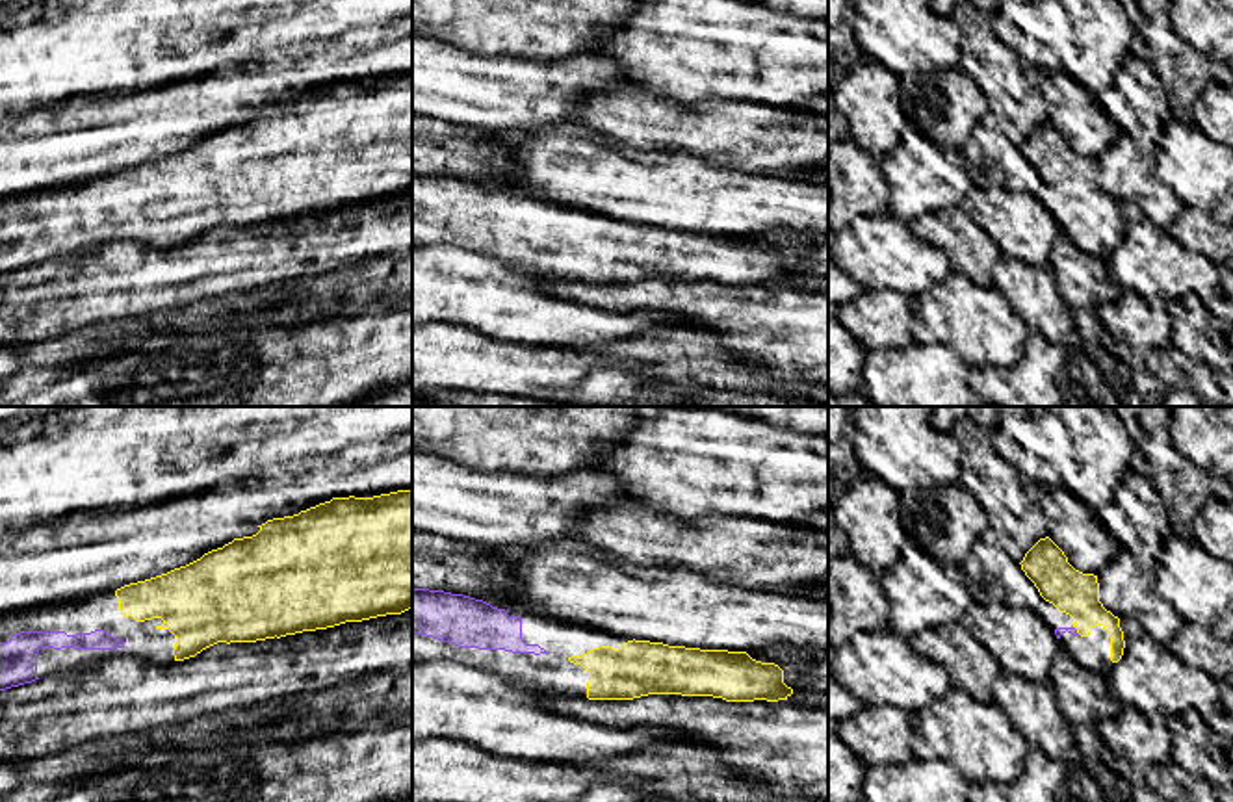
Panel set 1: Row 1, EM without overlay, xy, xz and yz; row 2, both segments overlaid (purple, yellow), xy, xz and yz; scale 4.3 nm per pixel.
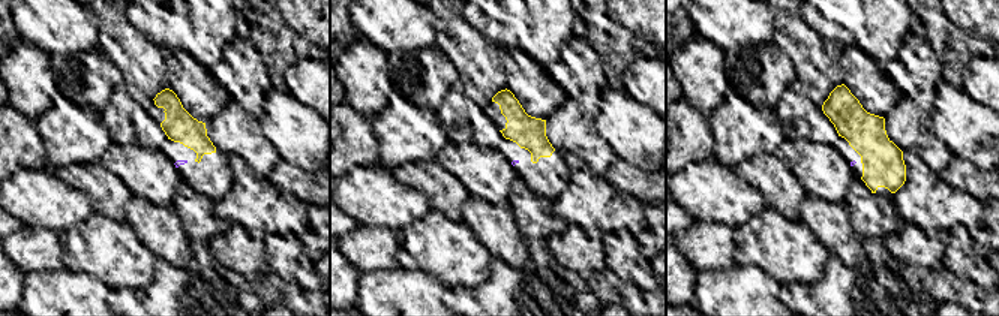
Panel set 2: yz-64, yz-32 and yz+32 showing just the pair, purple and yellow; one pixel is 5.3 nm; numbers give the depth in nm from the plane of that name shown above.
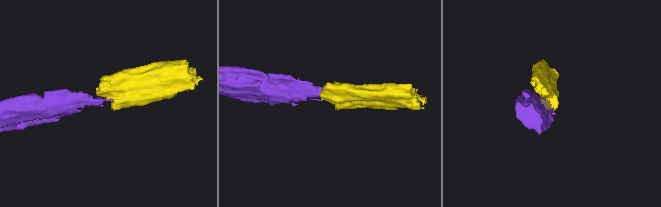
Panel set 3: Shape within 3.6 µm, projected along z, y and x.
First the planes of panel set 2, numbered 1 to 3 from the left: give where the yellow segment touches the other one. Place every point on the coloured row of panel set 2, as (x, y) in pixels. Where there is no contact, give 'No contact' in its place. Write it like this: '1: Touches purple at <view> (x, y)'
1: No contact
2: No contact
3: No contact

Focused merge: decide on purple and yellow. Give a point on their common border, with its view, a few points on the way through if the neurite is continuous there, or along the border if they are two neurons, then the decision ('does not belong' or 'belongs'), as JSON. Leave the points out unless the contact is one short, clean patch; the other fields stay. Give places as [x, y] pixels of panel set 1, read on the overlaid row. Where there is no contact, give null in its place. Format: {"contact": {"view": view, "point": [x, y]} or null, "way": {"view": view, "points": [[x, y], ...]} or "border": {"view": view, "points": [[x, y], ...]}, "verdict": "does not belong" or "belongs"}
{"contact": {"view": "yz", "point": [1076, 630]}, "verdict": "belongs"}

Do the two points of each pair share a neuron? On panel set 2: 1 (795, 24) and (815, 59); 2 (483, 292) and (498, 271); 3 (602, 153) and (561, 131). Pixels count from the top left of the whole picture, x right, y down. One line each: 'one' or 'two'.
1: one
2: one
3: one

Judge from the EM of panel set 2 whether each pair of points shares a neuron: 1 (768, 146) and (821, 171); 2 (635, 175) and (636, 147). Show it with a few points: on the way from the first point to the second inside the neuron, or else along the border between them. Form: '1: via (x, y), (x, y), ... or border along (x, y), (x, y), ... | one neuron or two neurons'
1: border along (785, 137), (774, 153) | two neurons
2: border along (618, 158), (650, 171) | two neurons

